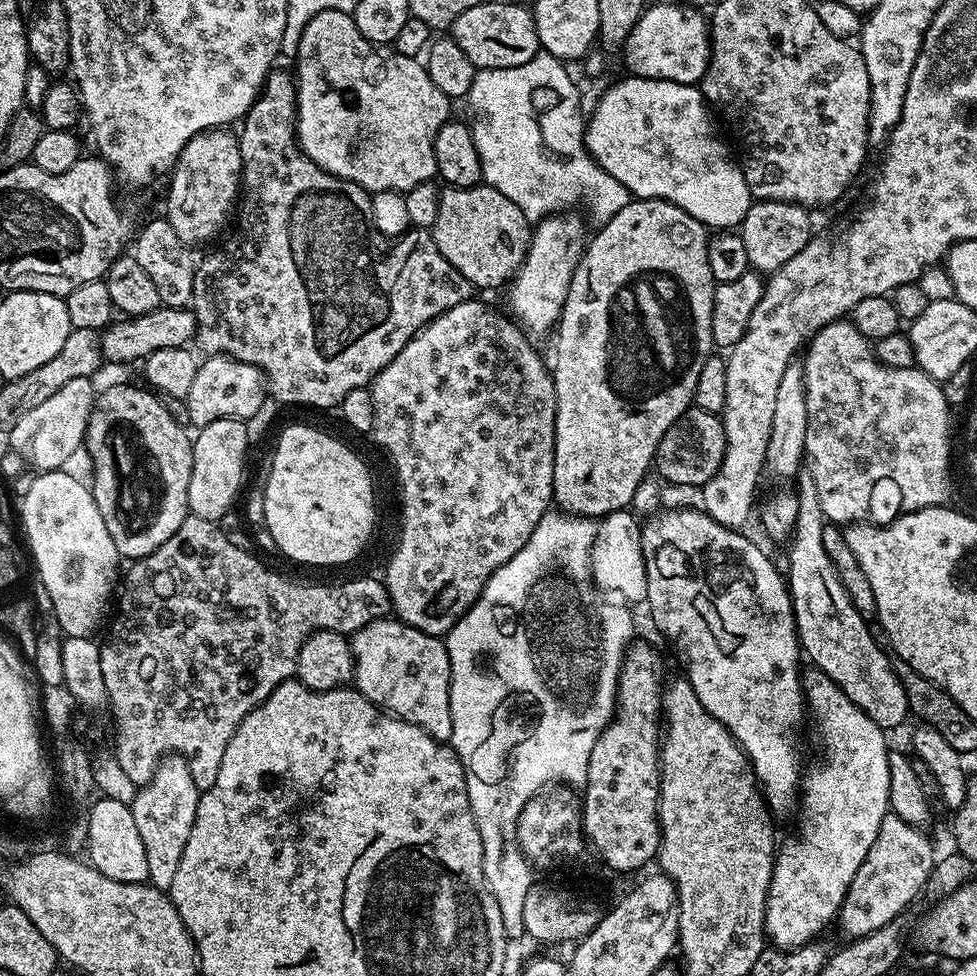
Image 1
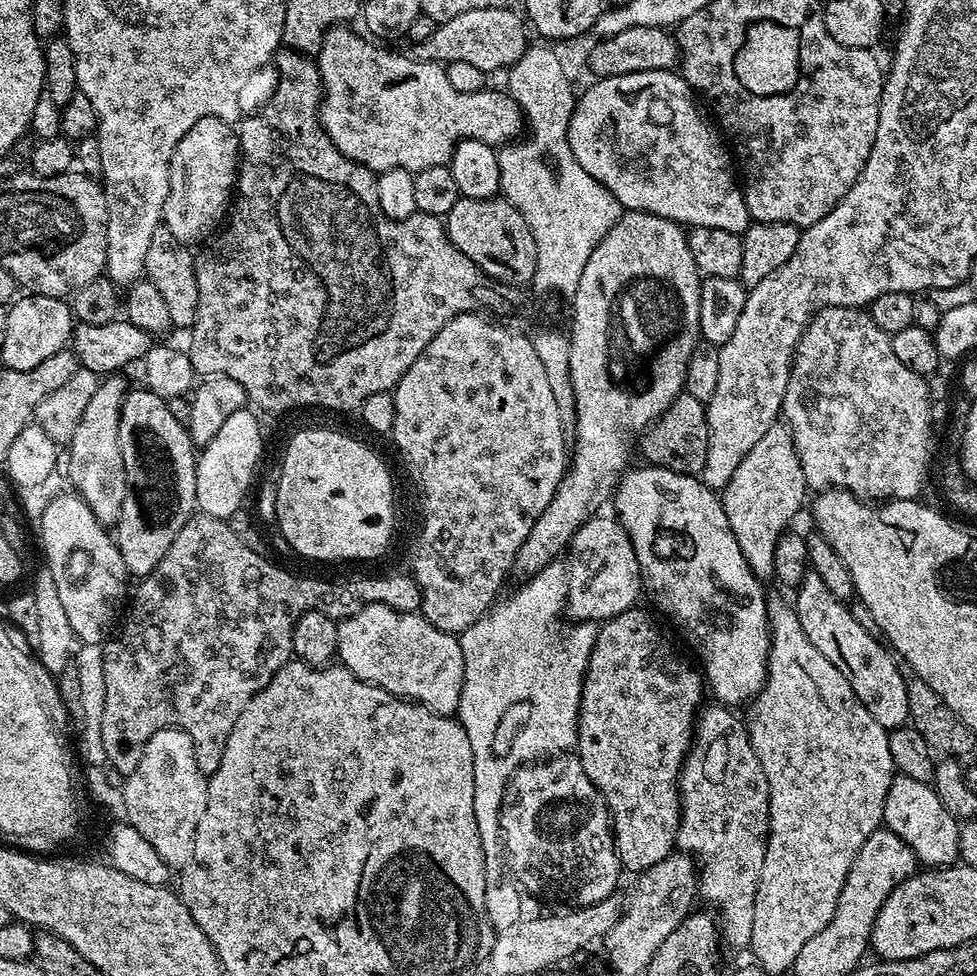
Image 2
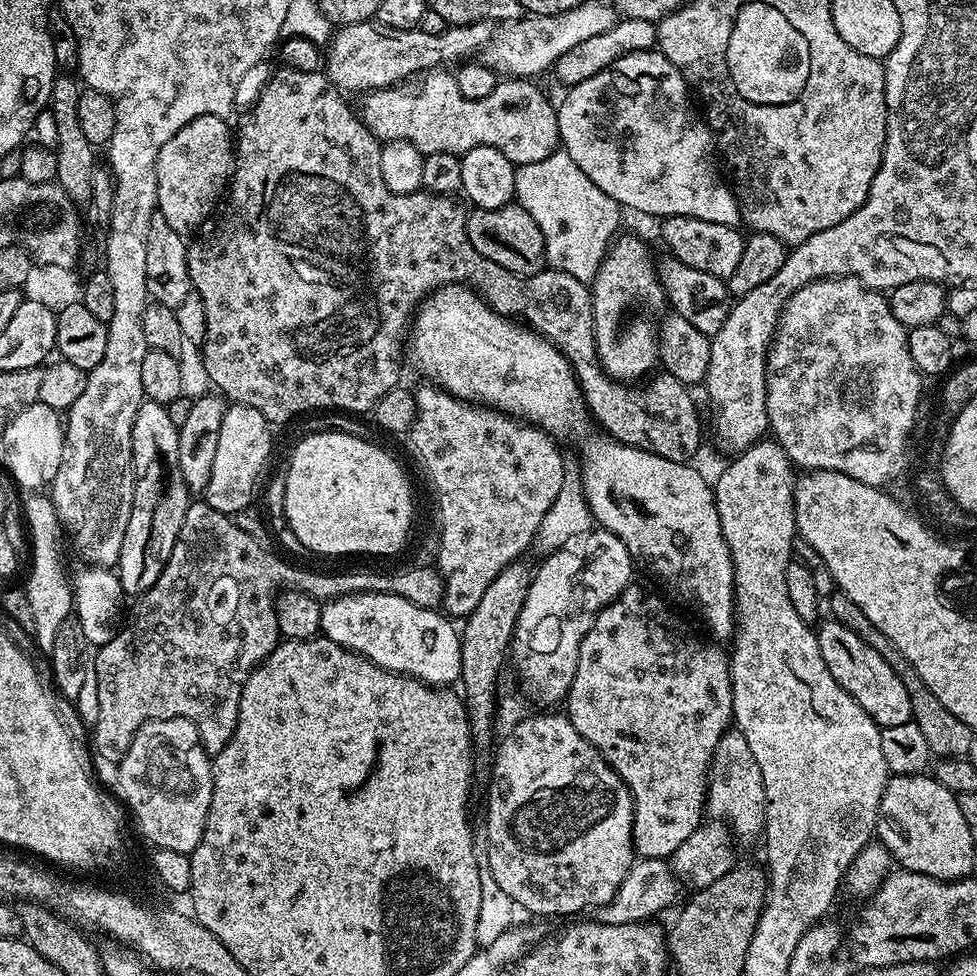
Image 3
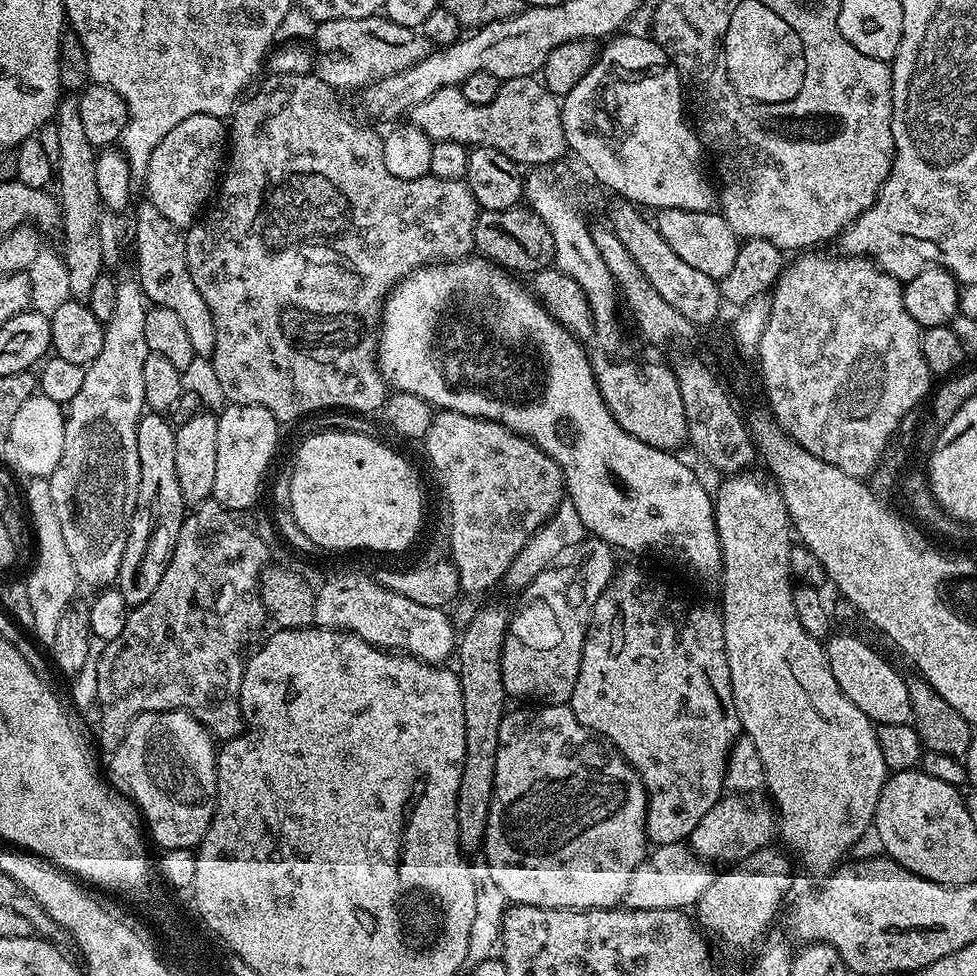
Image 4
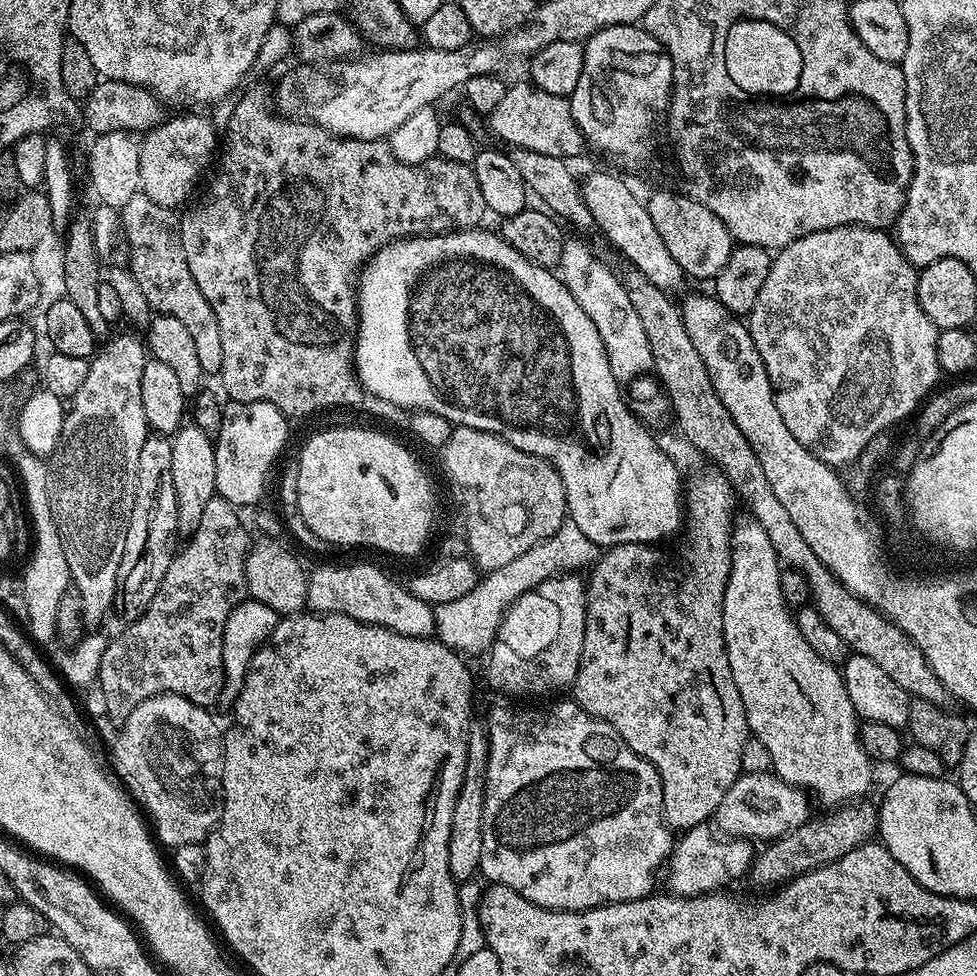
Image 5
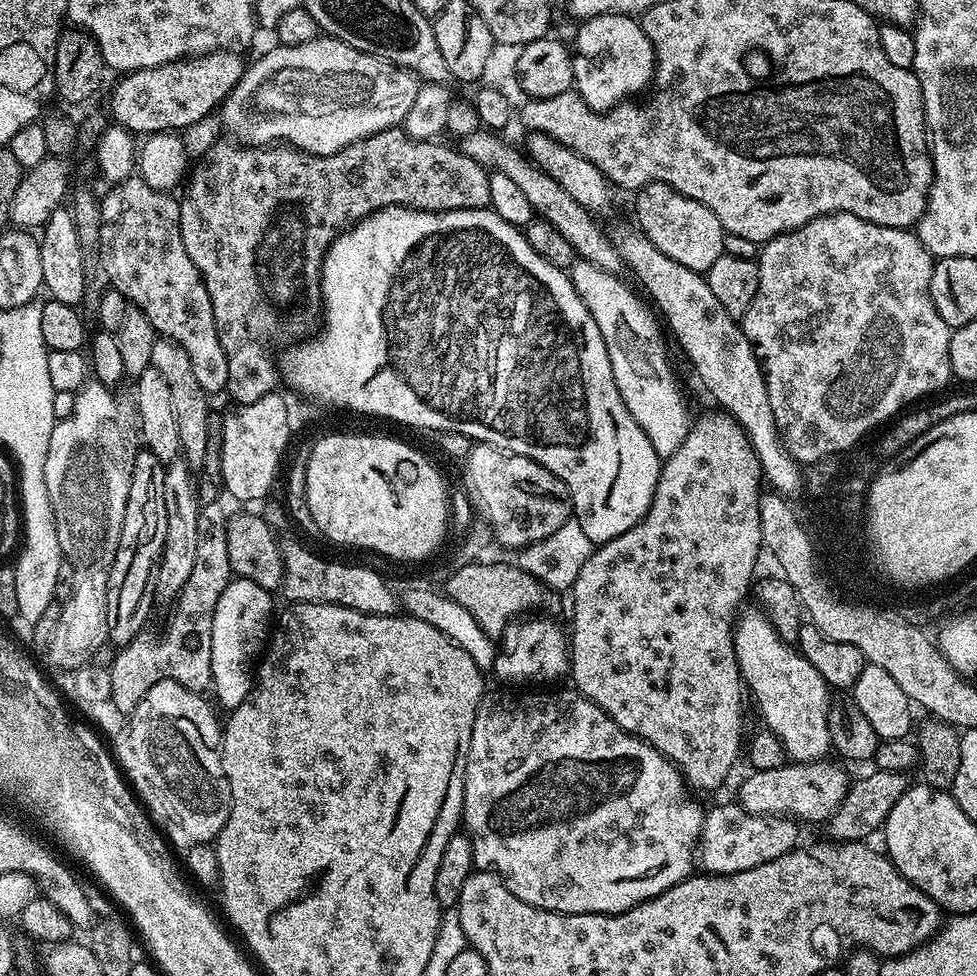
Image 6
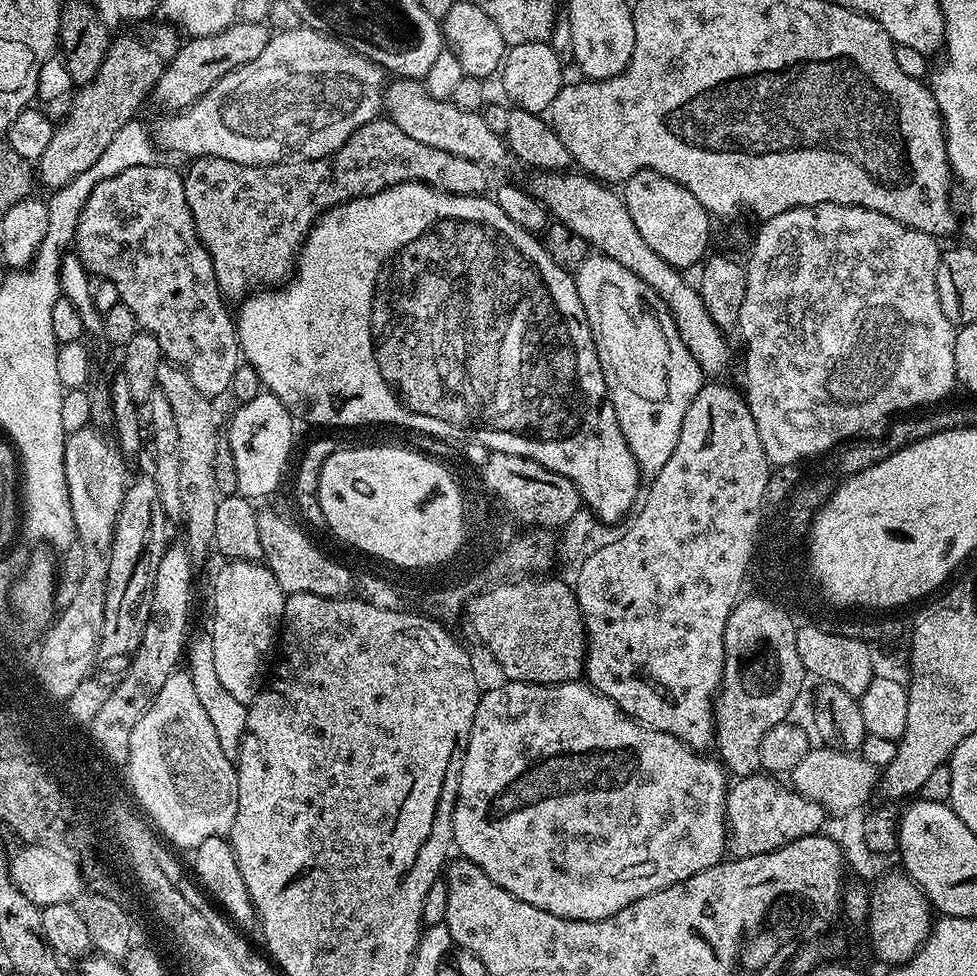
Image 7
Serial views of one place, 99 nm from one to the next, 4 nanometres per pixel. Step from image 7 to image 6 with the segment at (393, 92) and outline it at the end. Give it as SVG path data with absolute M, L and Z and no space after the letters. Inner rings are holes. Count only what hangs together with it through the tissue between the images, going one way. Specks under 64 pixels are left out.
M481 130L463 137L459 141L458 147L470 158L474 158L474 162L478 162L483 168L507 174L509 178L513 179L515 184L525 192L533 213L539 219L550 222L550 226L558 229L566 237L566 242L570 242L570 246L574 246L579 259L606 270L612 276L620 276L625 271L622 254L618 254L613 239L610 236L607 237L603 230L596 225L597 217L582 206L578 206L578 202L574 202L574 198L570 198L570 194L566 194L566 190L562 190L562 186L558 186L558 182L554 182L554 178L550 178L550 174L541 171L535 164L525 159L521 153L520 157L506 141L499 140L496 136L499 135L495 131Z

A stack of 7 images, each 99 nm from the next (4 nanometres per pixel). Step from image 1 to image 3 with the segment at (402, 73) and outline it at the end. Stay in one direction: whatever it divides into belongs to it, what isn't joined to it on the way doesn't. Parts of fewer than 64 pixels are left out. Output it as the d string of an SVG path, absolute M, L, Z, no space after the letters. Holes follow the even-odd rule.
M433 70L419 82L404 82L391 88L377 88L363 97L364 105L358 108L358 116L365 127L376 136L377 140L405 140L410 142L425 156L435 152L445 152L460 156L469 152L474 146L490 146L517 166L530 162L542 162L552 152L561 147L557 105L550 104L543 92L528 78L504 78L486 94L486 98L467 100L456 85L455 75L448 70Z

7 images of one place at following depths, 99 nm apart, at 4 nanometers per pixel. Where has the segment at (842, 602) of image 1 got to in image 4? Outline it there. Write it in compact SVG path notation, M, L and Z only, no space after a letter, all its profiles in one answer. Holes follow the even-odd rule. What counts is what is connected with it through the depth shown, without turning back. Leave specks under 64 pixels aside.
M835 636L827 641L826 651L834 682L838 682L842 694L846 694L846 698L850 698L873 725L909 723L912 707L907 679L903 675L900 677L895 666L883 660L866 641L856 636Z

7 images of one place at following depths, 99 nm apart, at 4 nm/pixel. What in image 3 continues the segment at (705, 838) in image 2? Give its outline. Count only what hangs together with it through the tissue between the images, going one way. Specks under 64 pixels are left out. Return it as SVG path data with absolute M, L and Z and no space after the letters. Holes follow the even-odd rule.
M729 730L718 742L708 770L708 799L706 812L713 821L726 822L733 837L748 840L764 831L764 787L762 770L754 762L754 753L741 732Z

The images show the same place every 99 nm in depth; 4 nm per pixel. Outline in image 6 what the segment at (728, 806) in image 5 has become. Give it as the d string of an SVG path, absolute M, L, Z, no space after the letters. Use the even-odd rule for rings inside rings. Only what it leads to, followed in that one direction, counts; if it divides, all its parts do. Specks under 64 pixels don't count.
M785 762L774 770L749 771L749 776L740 784L738 803L752 815L795 818L823 825L848 793L850 783L850 776L838 765L828 763Z

